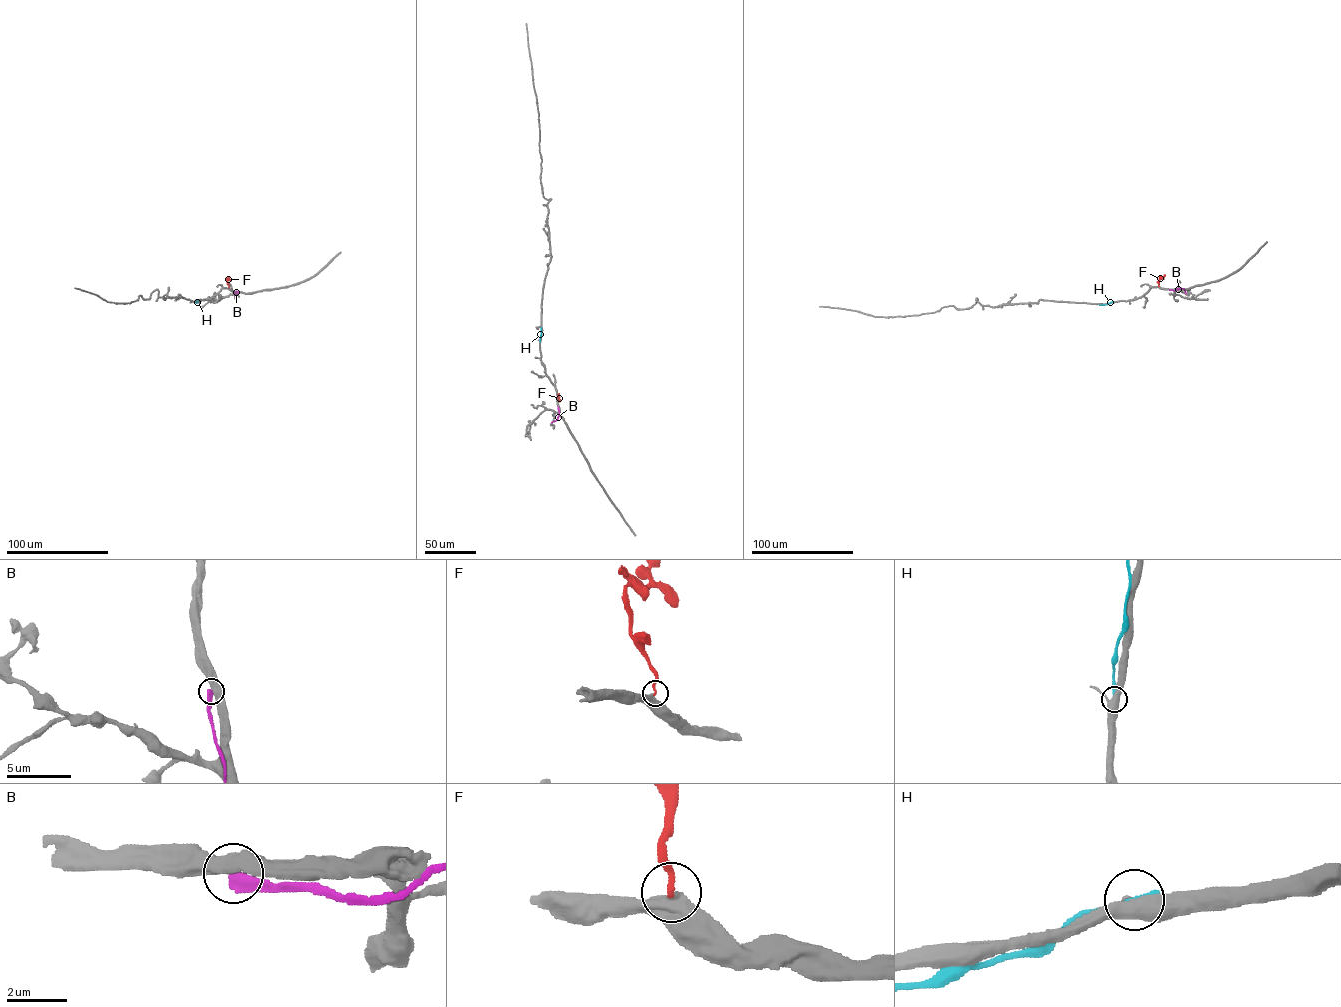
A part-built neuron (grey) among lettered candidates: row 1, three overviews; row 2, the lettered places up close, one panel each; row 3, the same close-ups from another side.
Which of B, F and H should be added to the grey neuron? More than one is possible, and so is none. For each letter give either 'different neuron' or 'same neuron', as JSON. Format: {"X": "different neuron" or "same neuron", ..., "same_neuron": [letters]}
{"B": "different neuron", "F": "same neuron", "H": "different neuron", "same_neuron": ["F"]}

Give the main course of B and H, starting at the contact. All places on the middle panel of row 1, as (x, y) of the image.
B: (558, 407), (557, 418), (551, 422)
H: (540, 341), (541, 327)

